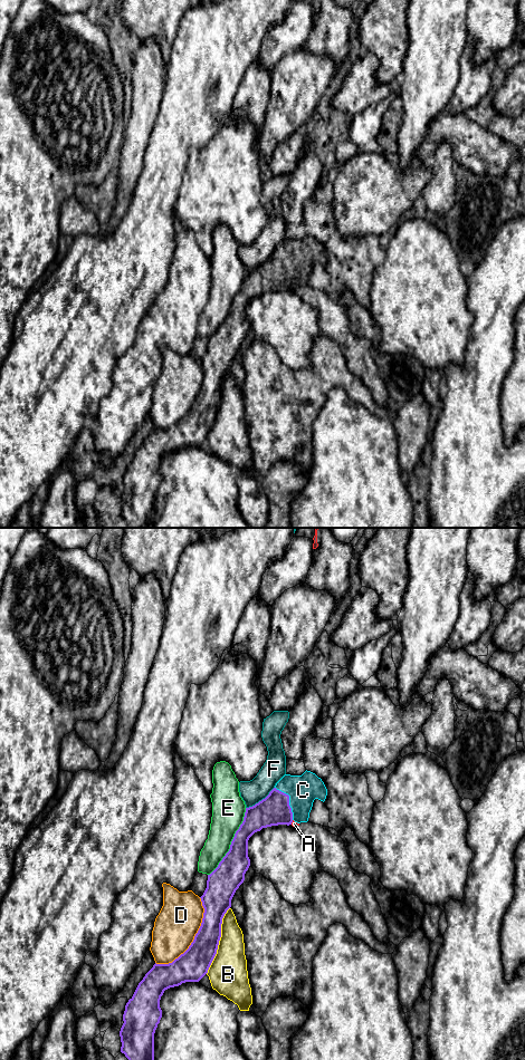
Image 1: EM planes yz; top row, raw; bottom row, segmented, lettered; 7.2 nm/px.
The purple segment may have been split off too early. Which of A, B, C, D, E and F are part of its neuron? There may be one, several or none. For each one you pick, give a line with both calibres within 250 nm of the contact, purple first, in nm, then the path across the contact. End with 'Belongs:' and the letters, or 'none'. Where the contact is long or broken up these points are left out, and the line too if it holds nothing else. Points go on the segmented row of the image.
C: Thickness 220 nm (purple) against 220 nm
Belongs: C

